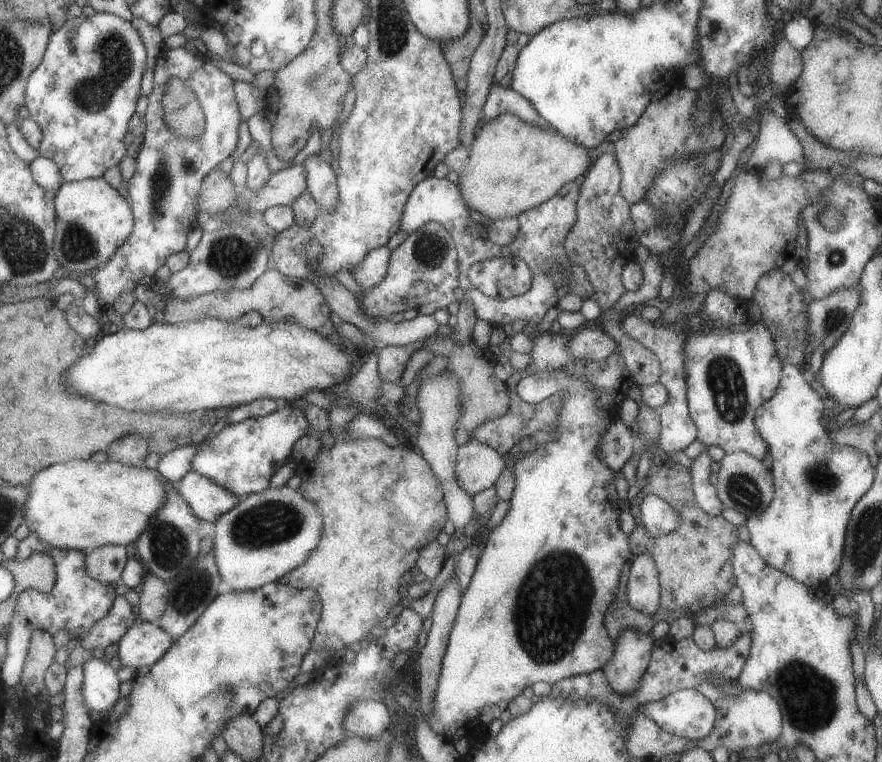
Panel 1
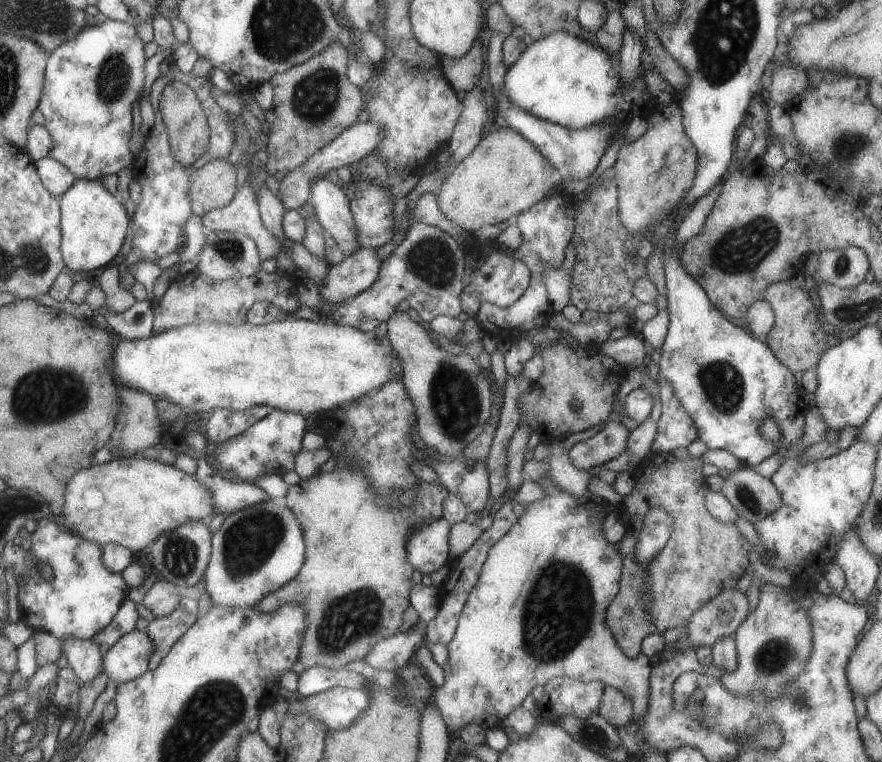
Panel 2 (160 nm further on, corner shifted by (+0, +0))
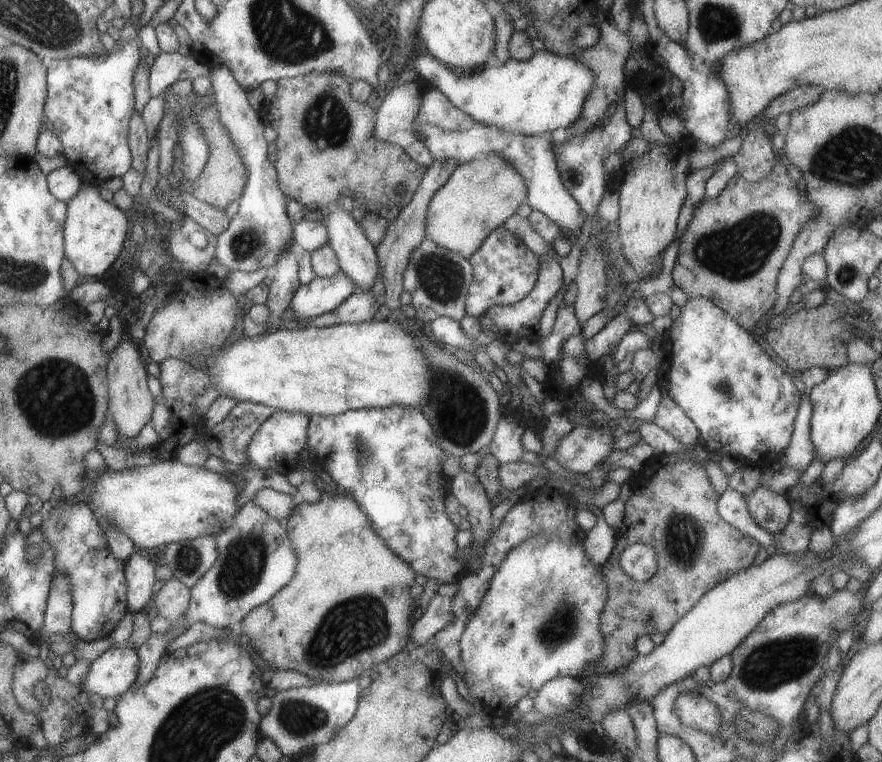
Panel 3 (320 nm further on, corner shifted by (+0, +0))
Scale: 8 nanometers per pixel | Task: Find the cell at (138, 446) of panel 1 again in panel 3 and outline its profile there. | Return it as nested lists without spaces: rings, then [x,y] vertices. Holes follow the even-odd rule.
[[[129,337],[123,338],[108,354],[106,375],[108,382],[108,410],[107,414],[113,417],[116,432],[124,437],[135,437],[141,427],[148,426],[152,413],[153,396],[147,389],[149,374],[139,356],[140,344],[133,342]]]

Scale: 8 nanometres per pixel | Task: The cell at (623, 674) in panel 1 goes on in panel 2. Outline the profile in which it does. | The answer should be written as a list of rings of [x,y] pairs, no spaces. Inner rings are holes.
[[[605,687],[598,703],[597,714],[616,729],[631,721],[631,701],[613,687]]]

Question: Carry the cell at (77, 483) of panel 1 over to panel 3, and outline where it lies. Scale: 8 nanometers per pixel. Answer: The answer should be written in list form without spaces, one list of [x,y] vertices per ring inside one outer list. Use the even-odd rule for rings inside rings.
[[[175,458],[167,459],[165,461],[155,461],[148,466],[142,467],[131,467],[128,469],[122,469],[121,471],[110,471],[105,470],[102,472],[102,476],[96,479],[94,484],[94,489],[89,494],[88,502],[91,502],[97,511],[94,513],[95,518],[98,520],[99,524],[102,526],[107,526],[109,523],[115,525],[120,531],[123,531],[134,544],[137,550],[143,548],[157,548],[157,546],[167,546],[168,544],[179,543],[181,541],[191,540],[197,537],[202,537],[205,535],[218,535],[225,529],[228,529],[232,522],[234,521],[235,515],[238,511],[238,506],[236,500],[239,494],[238,483],[232,479],[229,470],[225,474],[220,474],[217,472],[209,471],[203,467],[198,467],[197,465],[186,465]]]

